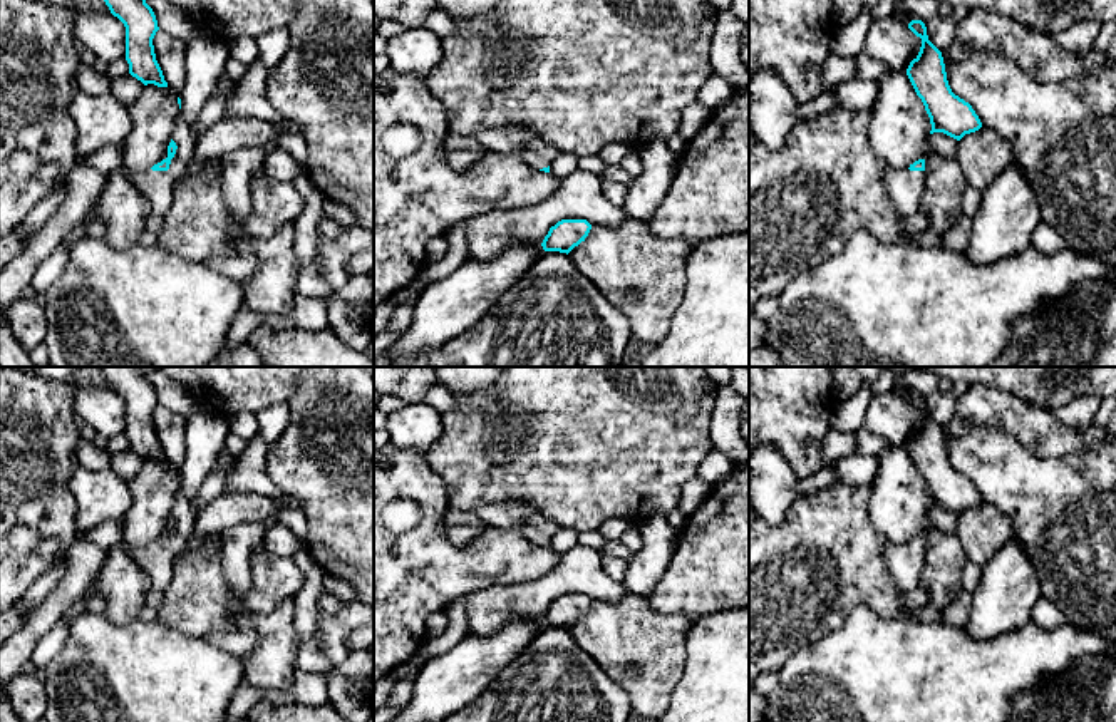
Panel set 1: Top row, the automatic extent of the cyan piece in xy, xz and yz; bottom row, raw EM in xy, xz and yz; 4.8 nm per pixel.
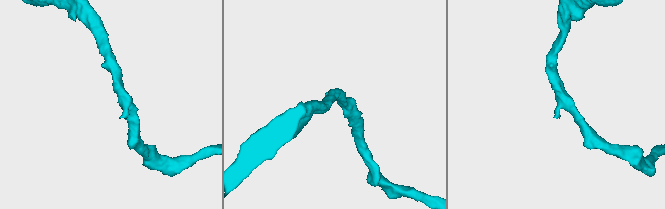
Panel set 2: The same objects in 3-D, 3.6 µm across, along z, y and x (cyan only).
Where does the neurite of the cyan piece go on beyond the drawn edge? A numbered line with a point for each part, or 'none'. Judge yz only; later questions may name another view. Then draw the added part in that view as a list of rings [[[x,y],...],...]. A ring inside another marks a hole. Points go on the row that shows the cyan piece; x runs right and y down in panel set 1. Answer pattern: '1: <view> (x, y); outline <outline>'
1: yz (904, 186); outline [[[886,168],[883,186],[900,214],[915,214],[925,184],[925,171]]]

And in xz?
1: xz (533, 149); outline [[[508,126],[474,136],[489,152],[519,152],[535,169],[543,169],[556,157],[555,151],[531,127]]]

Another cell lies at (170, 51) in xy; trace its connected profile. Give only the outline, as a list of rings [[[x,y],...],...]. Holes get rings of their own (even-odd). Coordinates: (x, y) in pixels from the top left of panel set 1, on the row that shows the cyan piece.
[[[158,30],[154,39],[156,60],[163,70],[168,85],[181,90],[186,80],[186,45],[184,40]]]

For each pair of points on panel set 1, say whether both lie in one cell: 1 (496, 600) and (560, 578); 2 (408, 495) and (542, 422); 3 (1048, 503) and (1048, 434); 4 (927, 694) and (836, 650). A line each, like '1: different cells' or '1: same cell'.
1: same cell
2: different cells
3: different cells
4: same cell

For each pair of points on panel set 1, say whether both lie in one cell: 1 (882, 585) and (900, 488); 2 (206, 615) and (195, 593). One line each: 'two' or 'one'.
1: two
2: one

